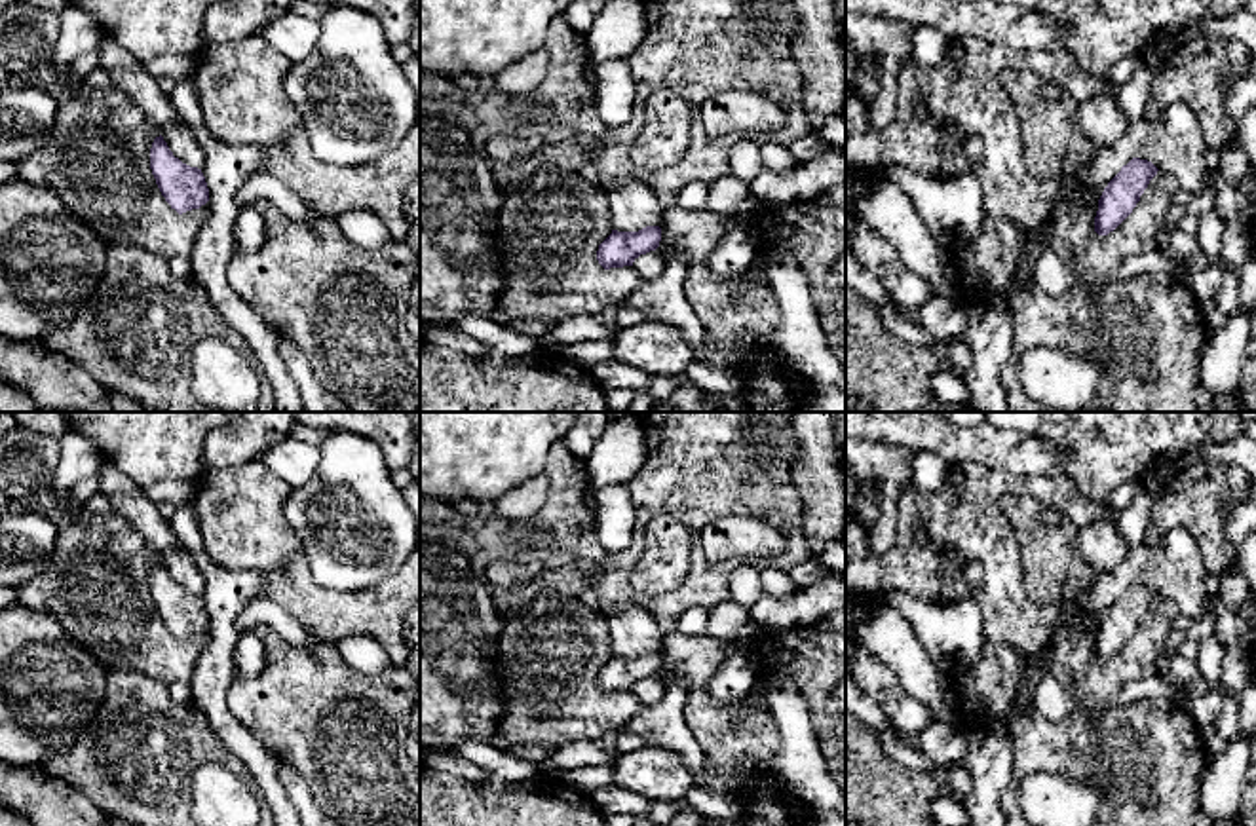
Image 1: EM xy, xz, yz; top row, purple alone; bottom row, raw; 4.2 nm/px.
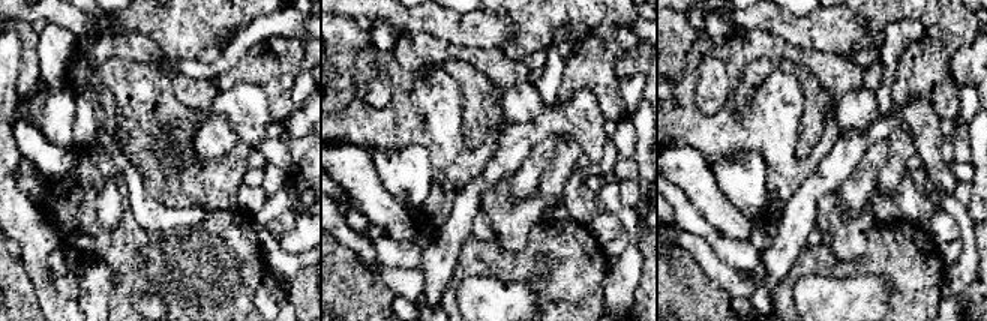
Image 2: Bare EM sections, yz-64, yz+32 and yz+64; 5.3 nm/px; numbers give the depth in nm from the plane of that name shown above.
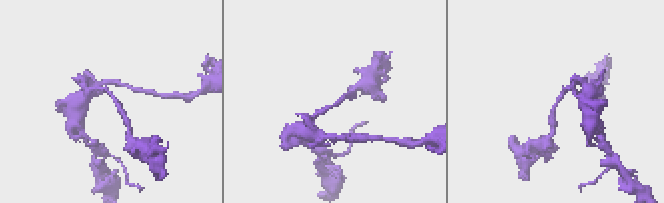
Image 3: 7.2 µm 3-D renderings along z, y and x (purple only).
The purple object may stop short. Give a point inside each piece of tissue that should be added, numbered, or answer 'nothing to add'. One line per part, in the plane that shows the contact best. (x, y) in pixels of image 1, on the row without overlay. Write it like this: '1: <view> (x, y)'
nothing to add

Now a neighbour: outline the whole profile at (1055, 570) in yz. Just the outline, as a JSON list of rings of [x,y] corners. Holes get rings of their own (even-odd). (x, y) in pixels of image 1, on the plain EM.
[[[1005,494],[999,509],[1015,528],[1022,553],[1024,589],[1036,608],[1062,604],[1051,632],[1051,670],[1077,699],[1075,712],[1093,723],[1129,682],[1157,674],[1178,608],[1165,596],[1150,606],[1132,638],[1108,661],[1094,657],[1098,627],[1081,627],[1077,596],[1102,575],[1079,549],[1079,528],[1030,496]]]

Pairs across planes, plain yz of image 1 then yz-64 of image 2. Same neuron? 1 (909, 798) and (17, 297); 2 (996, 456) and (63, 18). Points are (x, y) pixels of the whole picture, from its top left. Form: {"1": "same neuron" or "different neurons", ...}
{"1": "same neuron", "2": "same neuron"}

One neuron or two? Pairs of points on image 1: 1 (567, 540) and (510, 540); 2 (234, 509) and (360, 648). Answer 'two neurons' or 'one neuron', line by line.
1: one neuron
2: two neurons

